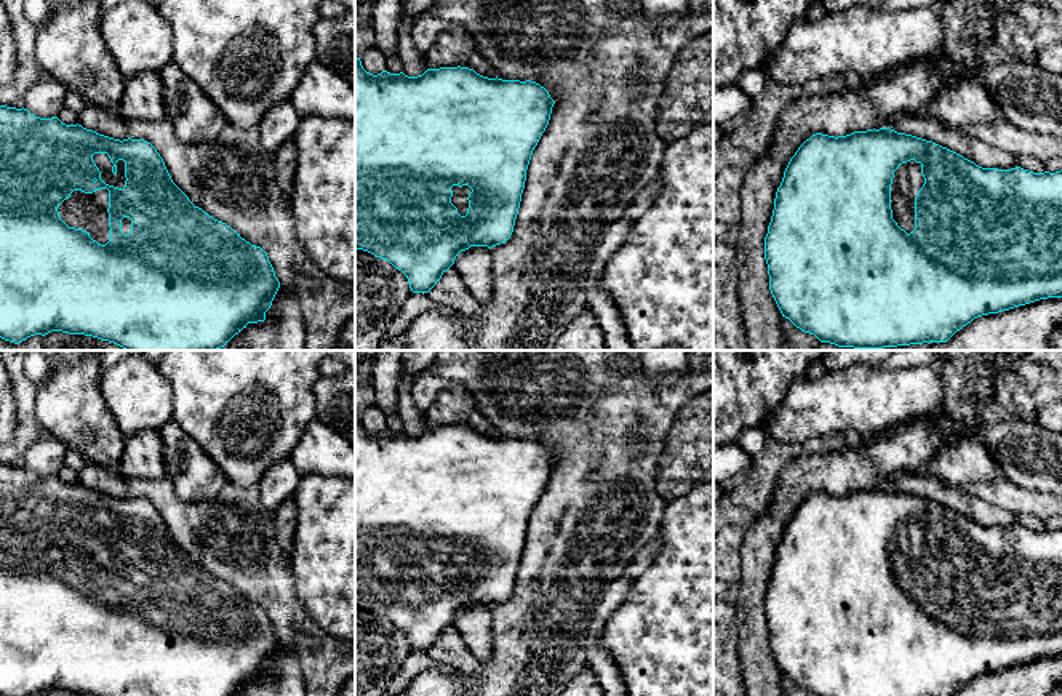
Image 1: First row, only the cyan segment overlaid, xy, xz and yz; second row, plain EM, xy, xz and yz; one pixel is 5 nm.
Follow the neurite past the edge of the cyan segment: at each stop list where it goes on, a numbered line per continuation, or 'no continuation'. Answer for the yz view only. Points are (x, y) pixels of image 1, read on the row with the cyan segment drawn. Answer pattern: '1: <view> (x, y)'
1: yz (902, 205)

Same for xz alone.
1: xz (459, 194)

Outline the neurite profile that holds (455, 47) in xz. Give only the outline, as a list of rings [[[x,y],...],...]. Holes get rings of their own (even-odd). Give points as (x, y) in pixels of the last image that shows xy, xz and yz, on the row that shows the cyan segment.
[[[459,24],[448,26],[424,54],[427,69],[469,67],[477,74],[496,78],[496,69],[483,58],[469,30]]]

